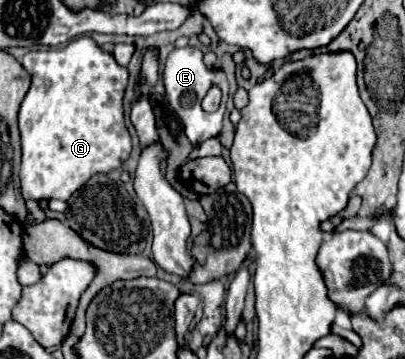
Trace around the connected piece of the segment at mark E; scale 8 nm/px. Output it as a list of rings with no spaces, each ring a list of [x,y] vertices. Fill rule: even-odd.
[[[185,46],[185,48],[175,48],[165,62],[165,70],[163,70],[163,84],[165,84],[165,94],[167,94],[167,102],[171,104],[171,108],[177,112],[177,116],[183,120],[185,126],[185,134],[191,140],[193,146],[219,136],[221,132],[221,122],[223,122],[223,114],[225,114],[225,102],[227,102],[227,92],[229,92],[229,82],[223,70],[209,70],[203,64],[203,52],[195,46]],[[211,86],[219,86],[223,92],[223,100],[219,110],[215,112],[203,112],[201,108],[201,100],[205,98],[205,94],[209,92]]]

